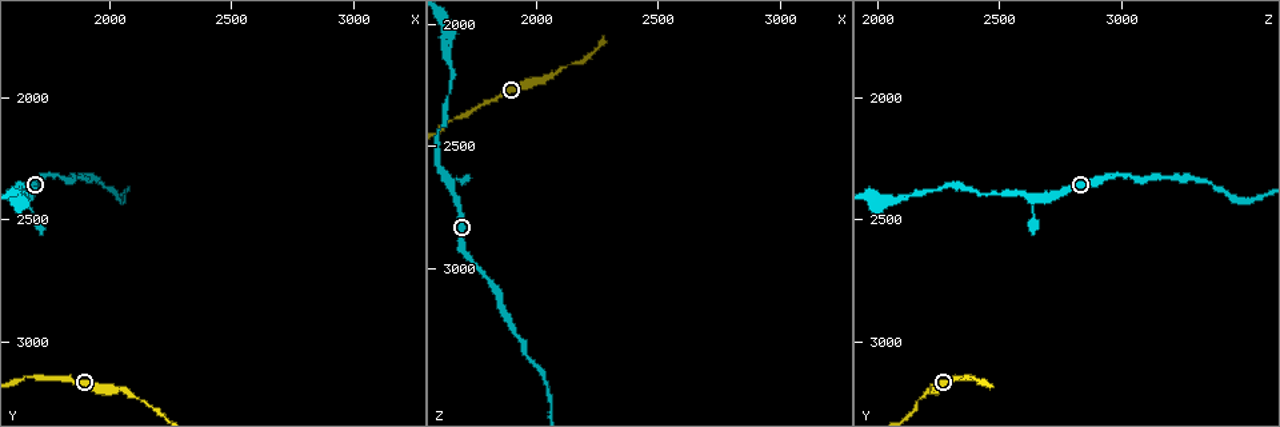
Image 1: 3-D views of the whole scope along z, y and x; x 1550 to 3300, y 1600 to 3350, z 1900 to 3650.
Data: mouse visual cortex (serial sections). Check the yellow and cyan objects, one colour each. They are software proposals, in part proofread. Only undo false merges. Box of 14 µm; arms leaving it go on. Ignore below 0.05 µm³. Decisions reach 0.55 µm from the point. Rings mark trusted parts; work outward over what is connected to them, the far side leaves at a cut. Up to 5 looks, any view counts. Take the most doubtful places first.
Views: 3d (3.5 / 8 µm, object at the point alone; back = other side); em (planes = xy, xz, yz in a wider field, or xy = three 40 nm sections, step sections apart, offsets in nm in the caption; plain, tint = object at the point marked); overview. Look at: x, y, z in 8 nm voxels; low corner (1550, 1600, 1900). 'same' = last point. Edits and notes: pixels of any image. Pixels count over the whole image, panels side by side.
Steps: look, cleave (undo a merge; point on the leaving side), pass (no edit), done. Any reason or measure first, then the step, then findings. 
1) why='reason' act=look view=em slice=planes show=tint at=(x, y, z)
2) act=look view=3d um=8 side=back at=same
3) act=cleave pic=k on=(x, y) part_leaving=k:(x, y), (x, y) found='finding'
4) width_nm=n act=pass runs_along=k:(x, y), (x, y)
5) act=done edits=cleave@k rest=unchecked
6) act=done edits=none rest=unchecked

why='sudden change in width' act=look view=3d um=3.5 at=(2070, 3220, 2200)

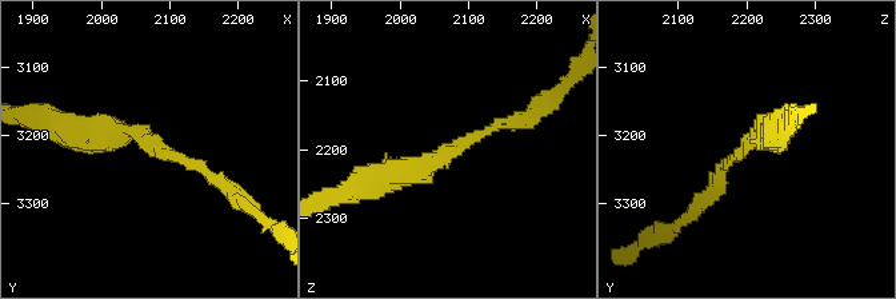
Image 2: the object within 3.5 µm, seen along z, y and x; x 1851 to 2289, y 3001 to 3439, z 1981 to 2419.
arm_widths_nm=150,350 act=look view=em slice=planes show=tint at=(2080, 3215, 2200)

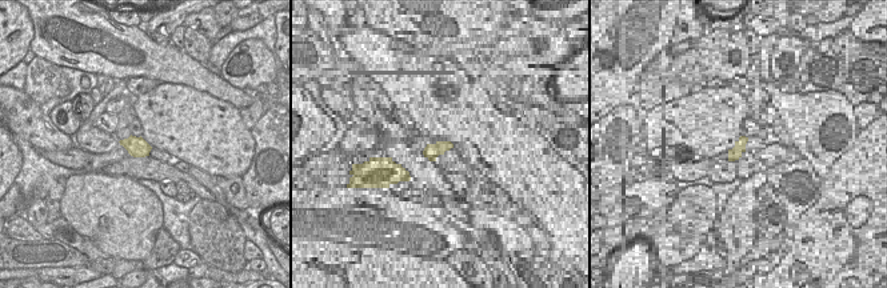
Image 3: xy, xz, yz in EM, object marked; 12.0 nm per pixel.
act=pass runs_along=2:(378, 178), (423, 171), (528, 116) found='one cell here'

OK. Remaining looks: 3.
why='thin neck' act=look view=3d um=3.5 at=(1670, 3140, 2380)

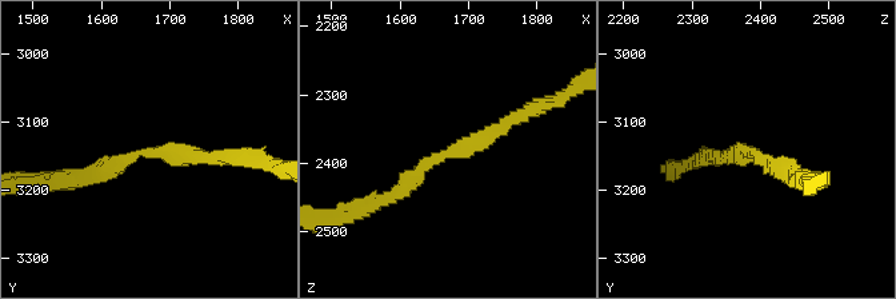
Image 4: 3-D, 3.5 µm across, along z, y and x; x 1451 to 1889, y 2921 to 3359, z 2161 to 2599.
arm_widths_nm=150,200 act=look view=em slice=xy step=1 show=tint at=(1660, 3145, 2390)

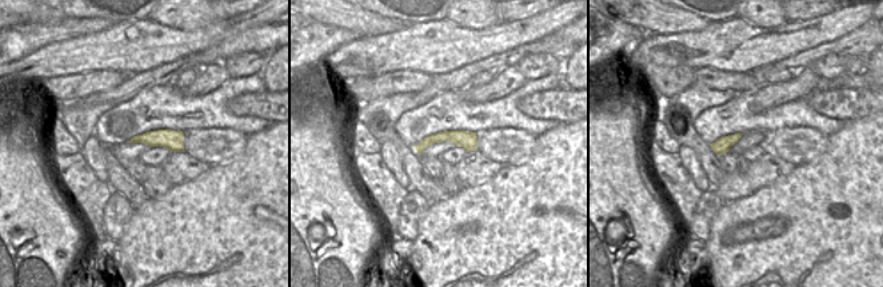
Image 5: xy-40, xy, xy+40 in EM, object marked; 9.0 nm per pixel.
act=pass runs_along=5:(474, 147), (440, 136), (419, 148) found='one cell here'

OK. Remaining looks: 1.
act=done edits=none rest=unchecked

